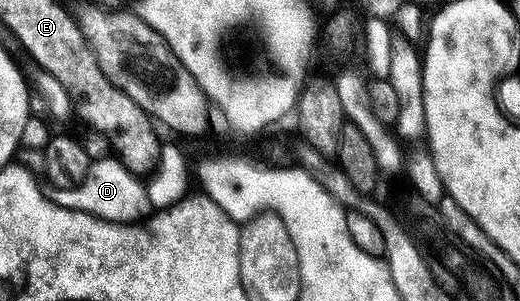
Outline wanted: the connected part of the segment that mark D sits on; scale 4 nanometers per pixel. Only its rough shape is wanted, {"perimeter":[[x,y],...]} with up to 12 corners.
{"perimeter":[[120,160],[92,161],[83,179],[53,186],[59,207],[135,224],[147,186]]}

